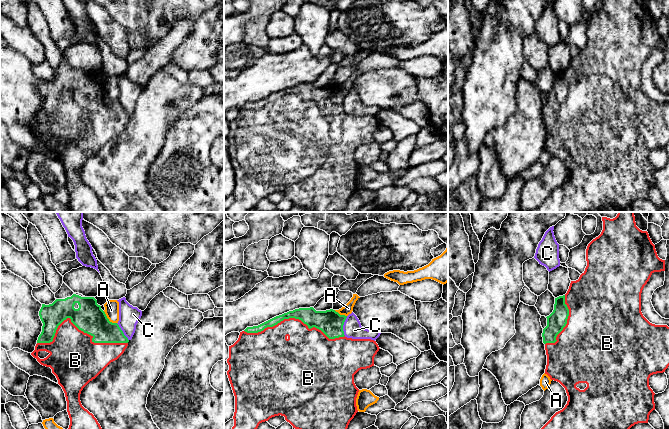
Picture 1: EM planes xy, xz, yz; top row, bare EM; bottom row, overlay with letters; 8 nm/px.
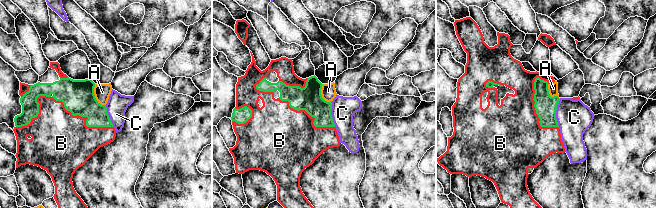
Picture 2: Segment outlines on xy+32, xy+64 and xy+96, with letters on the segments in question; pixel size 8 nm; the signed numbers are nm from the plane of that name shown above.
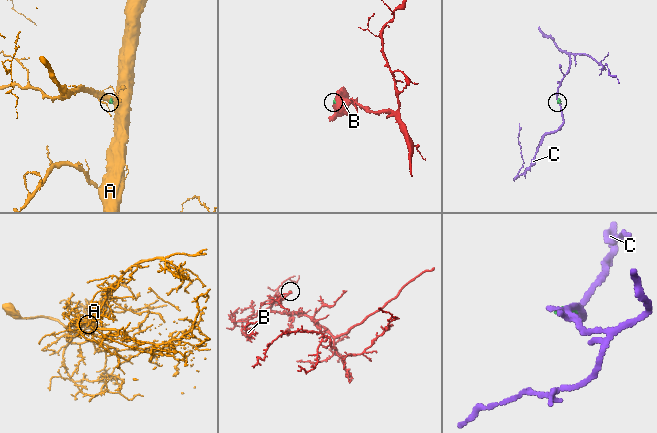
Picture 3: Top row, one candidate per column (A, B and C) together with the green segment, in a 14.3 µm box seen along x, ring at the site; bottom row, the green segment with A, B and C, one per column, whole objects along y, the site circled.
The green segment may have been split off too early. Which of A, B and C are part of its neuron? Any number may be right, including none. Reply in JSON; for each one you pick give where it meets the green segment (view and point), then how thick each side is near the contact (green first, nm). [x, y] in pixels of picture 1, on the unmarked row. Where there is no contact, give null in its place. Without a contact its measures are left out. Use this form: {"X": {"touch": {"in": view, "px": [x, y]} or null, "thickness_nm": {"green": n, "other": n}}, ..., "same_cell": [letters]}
{"B": {"touch": {"in": "xy", "px": [79, 105]}, "thickness_nm": {"green": 240, "other": 400}}, "same_cell": ["B"]}

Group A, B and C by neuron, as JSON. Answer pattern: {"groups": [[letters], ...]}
{"groups": [["A"], ["B"], ["C"]]}

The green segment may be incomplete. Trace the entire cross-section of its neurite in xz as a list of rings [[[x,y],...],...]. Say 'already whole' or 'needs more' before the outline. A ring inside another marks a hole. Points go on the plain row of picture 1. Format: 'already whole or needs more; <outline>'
needs more; [[[313,83],[299,84],[276,92],[258,102],[247,103],[240,108],[238,116],[229,122],[229,134],[227,135],[229,141],[227,151],[235,172],[235,188],[233,192],[234,202],[224,212],[249,212],[256,207],[260,199],[279,191],[284,192],[293,204],[301,206],[306,212],[342,212],[346,208],[350,197],[358,188],[356,174],[359,165],[354,159],[354,151],[361,145],[374,142],[374,133],[380,125],[374,116],[347,114],[343,107],[346,94],[347,92],[340,91],[333,85],[316,87]]]

